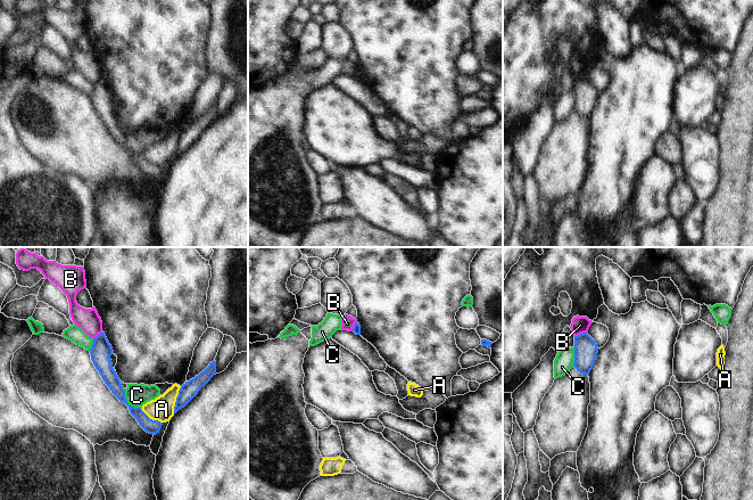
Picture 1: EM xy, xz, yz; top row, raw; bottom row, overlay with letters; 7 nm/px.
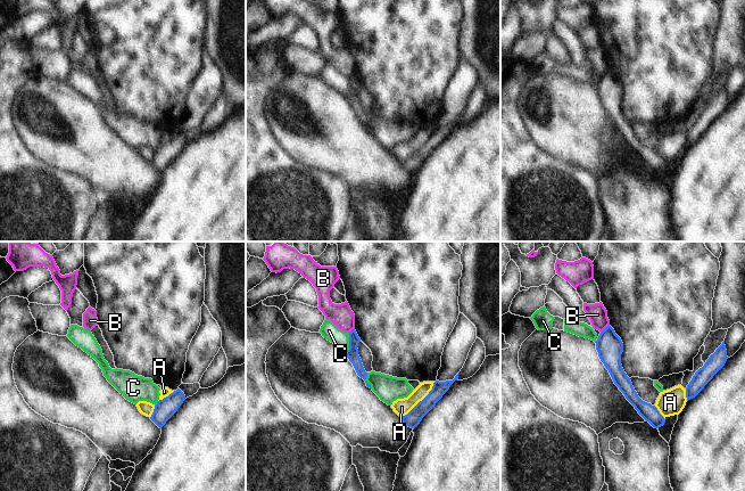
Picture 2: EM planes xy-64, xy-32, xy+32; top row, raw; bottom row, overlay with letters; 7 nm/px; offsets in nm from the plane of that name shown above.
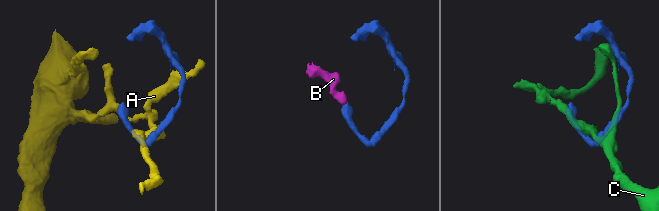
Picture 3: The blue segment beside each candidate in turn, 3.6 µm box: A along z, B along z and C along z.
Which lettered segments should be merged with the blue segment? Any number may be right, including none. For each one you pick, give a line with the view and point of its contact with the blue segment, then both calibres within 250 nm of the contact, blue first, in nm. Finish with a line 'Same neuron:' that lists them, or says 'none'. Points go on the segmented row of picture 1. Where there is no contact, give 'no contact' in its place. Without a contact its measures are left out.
Same neuron: none

